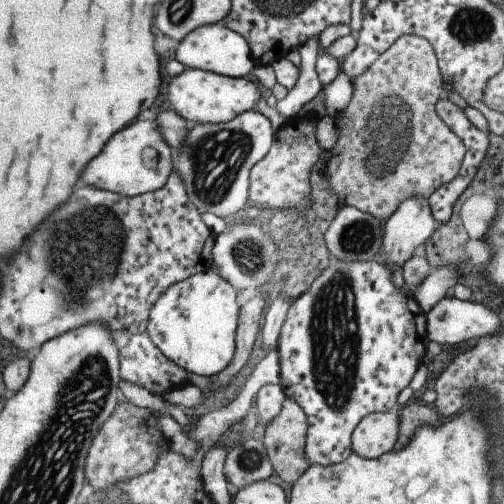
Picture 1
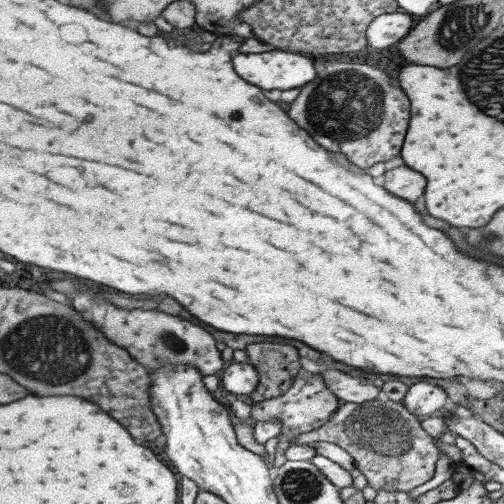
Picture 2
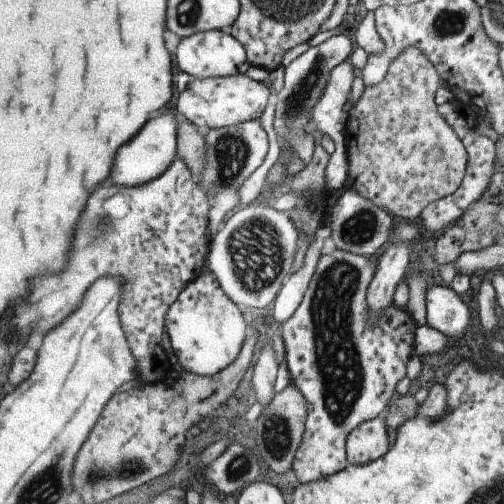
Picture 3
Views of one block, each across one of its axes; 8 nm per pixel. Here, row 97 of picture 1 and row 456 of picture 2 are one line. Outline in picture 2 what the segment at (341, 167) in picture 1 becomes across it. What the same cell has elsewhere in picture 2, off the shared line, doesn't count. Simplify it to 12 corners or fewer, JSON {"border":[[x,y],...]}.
{"border":[[385,398],[343,404],[297,446],[339,444],[375,490],[413,492],[441,454]]}

